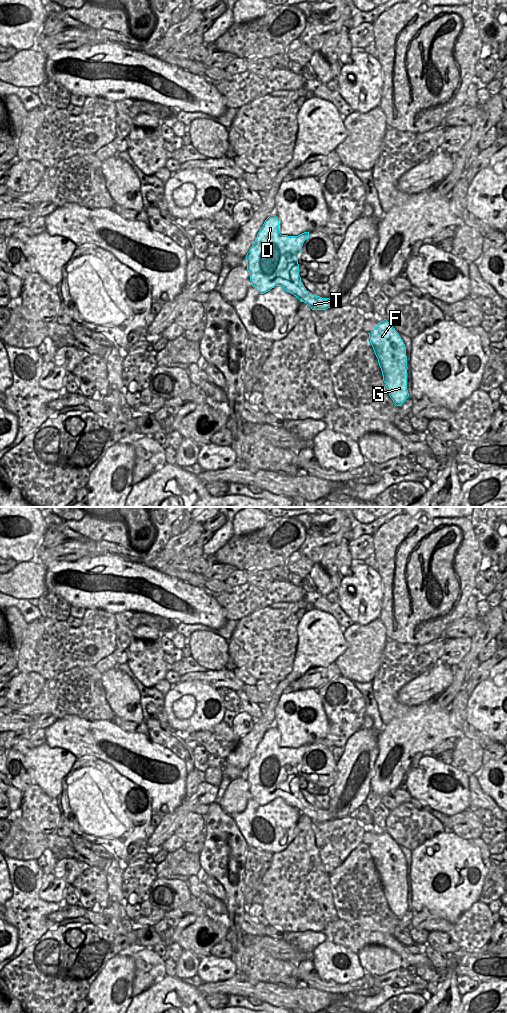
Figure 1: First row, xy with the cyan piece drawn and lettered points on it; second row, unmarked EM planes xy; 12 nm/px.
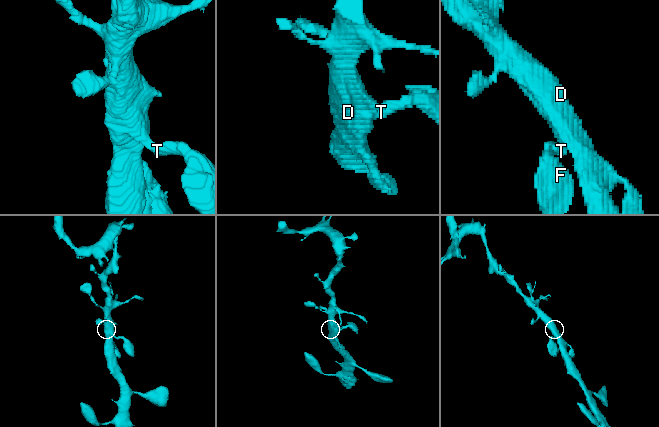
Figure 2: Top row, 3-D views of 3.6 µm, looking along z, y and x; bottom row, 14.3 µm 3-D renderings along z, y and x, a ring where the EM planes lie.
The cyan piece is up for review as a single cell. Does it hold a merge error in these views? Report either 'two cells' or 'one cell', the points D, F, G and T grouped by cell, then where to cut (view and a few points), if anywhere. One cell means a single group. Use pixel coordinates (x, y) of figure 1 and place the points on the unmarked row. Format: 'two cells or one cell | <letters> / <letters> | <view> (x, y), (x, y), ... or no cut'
one cell | D F G T | no cut

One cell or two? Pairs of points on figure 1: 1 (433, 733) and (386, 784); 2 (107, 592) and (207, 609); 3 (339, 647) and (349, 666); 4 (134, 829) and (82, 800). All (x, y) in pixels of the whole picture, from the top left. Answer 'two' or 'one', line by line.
1: one
2: one
3: two
4: one

